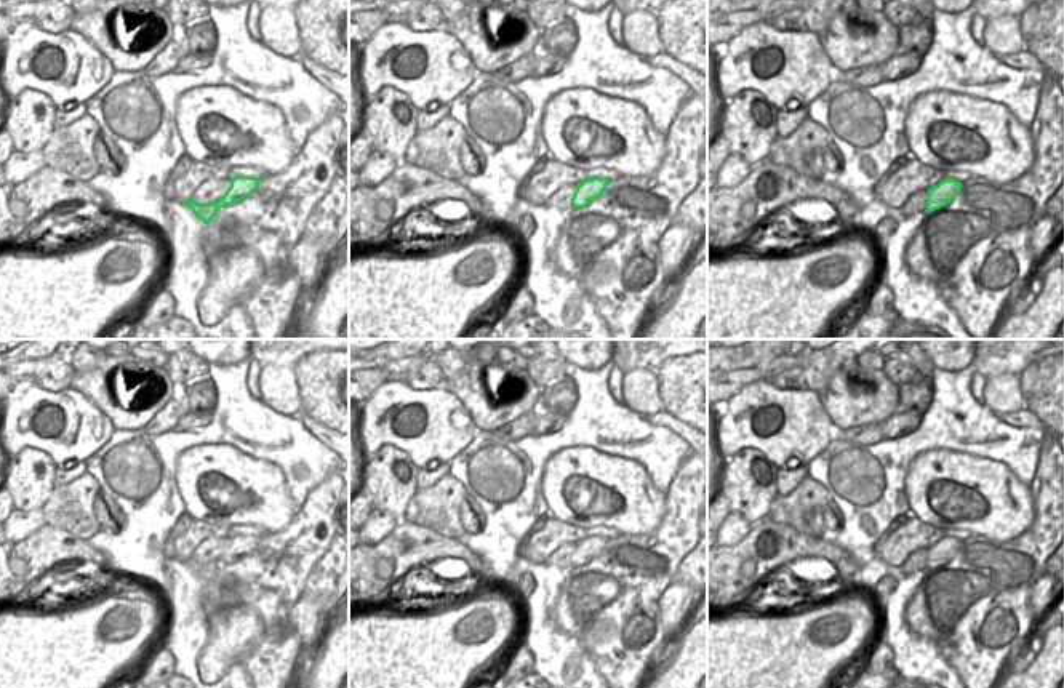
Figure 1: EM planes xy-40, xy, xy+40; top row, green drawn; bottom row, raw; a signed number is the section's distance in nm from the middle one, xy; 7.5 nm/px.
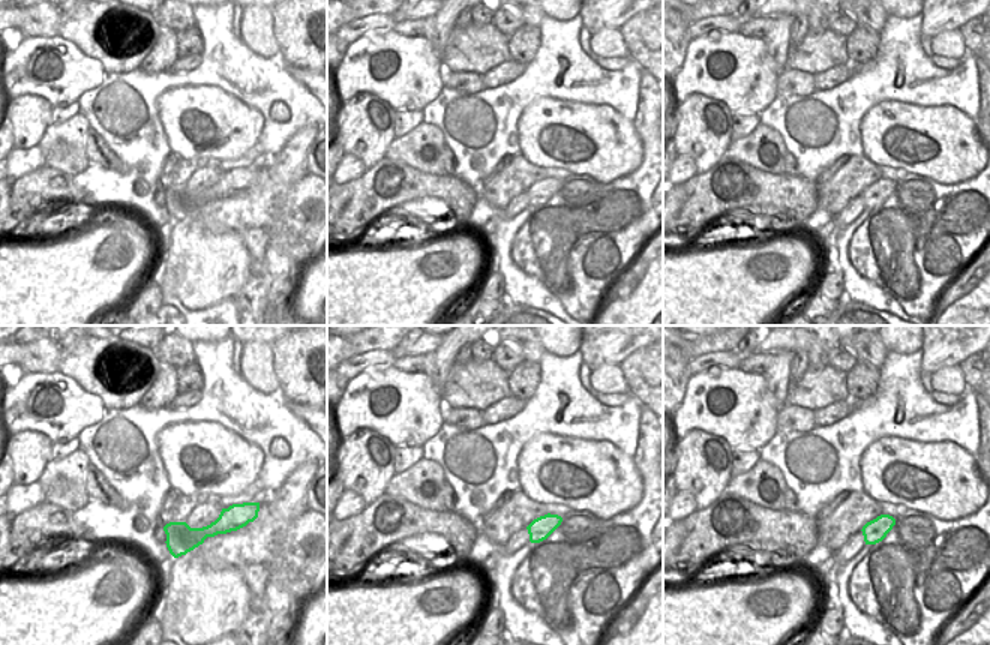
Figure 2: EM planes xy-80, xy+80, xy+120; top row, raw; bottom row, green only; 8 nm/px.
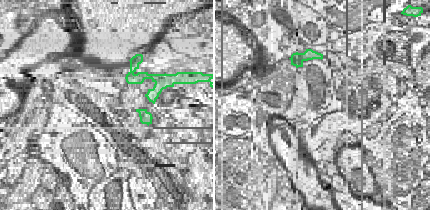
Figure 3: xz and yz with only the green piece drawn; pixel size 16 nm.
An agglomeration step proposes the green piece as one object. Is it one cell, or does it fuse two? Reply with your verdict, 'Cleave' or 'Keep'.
Cleave

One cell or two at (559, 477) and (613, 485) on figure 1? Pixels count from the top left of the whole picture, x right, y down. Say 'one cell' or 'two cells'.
one cell

